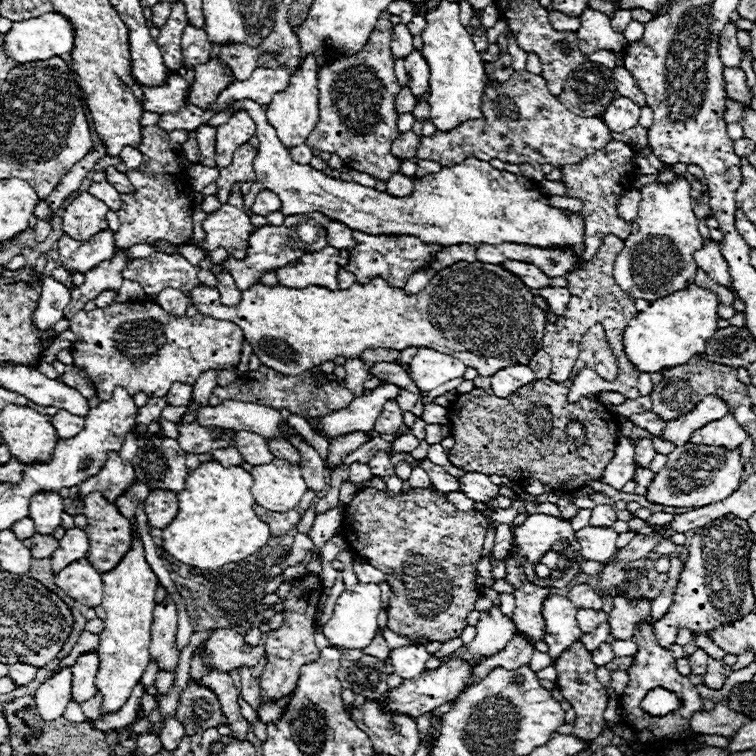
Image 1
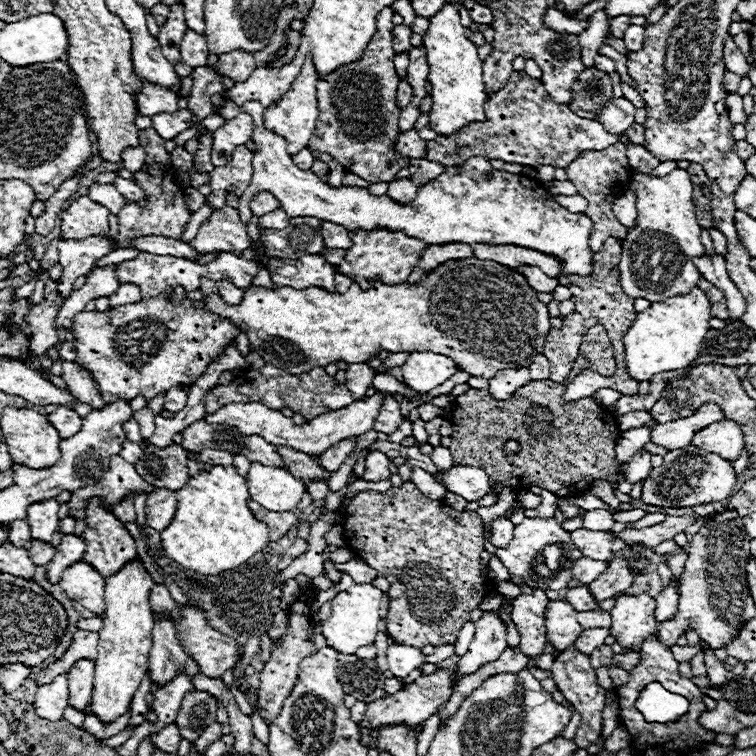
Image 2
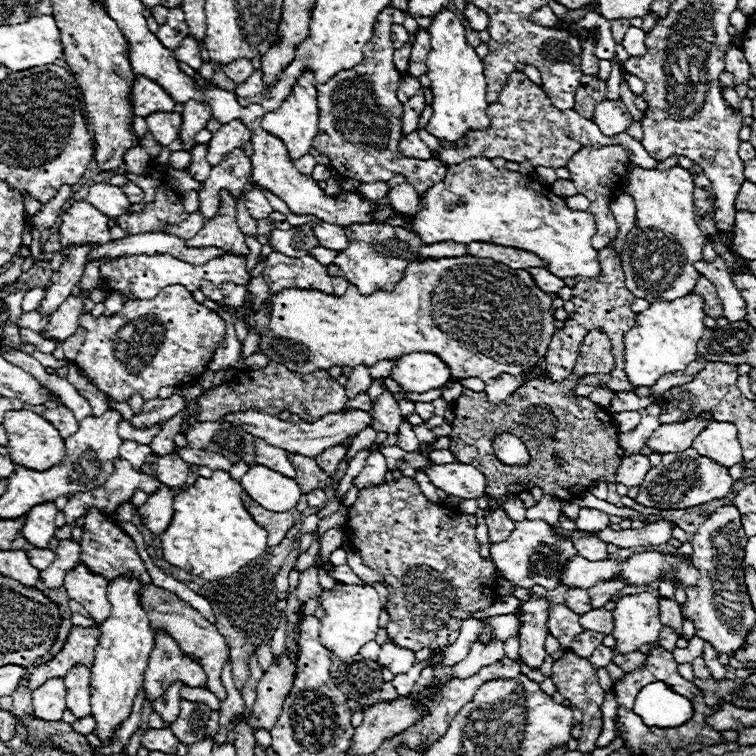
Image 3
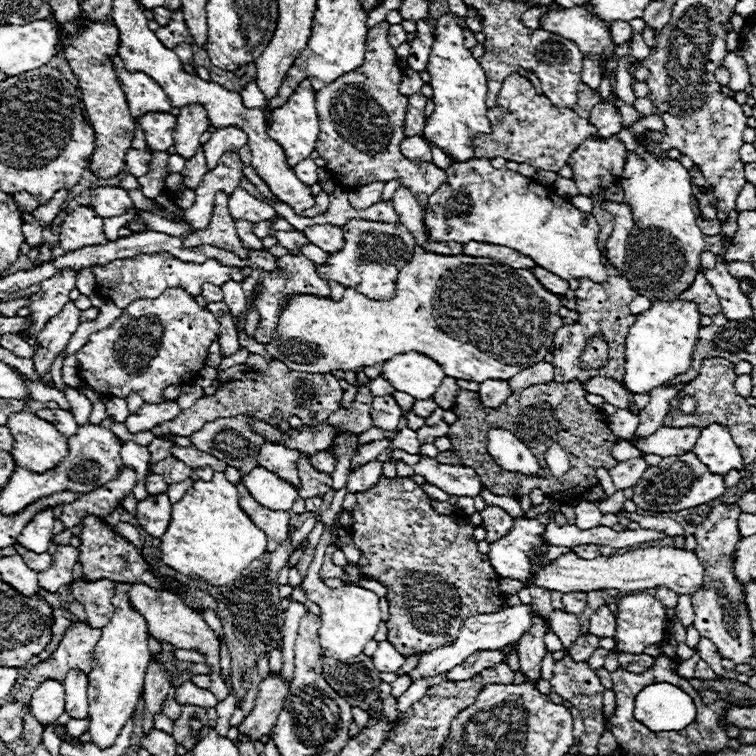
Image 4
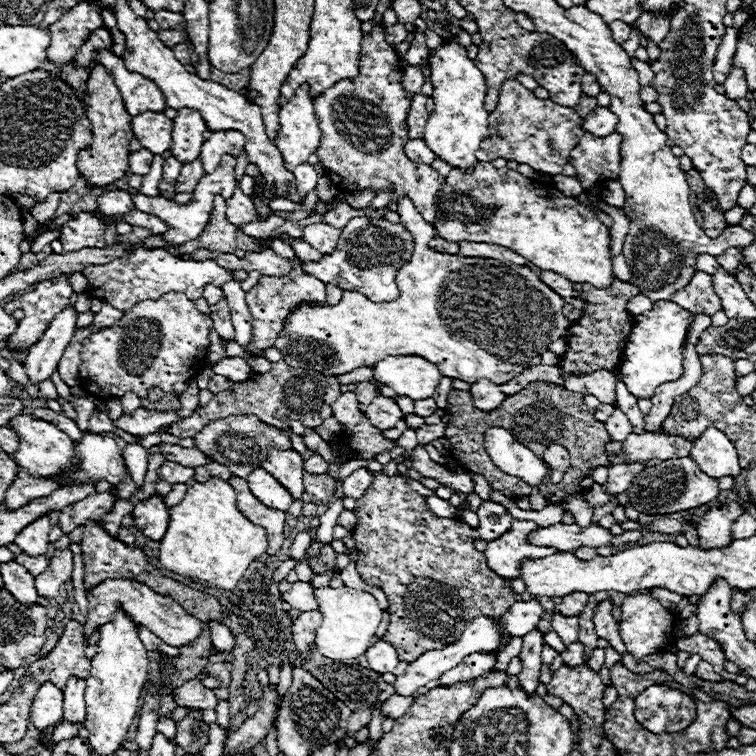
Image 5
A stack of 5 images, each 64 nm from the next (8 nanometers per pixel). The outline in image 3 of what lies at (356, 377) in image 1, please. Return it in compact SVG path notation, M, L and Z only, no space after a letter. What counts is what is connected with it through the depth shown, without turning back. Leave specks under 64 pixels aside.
M364 366L352 368L352 374L350 374L348 384L346 384L346 394L348 394L348 398L356 398L358 394L366 392L372 382L374 382L374 378L368 374L368 368L364 368Z

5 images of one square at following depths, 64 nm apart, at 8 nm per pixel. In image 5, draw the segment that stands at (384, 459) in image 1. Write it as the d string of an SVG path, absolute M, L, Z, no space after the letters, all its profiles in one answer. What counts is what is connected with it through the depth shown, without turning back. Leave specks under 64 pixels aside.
M358 468L342 482L342 492L344 496L358 500L368 490L370 484L372 484L372 472L368 472L366 468Z

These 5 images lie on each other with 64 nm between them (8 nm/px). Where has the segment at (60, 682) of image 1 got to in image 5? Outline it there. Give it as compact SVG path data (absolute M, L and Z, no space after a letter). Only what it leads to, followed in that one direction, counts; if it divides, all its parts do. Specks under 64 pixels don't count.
M46 682L44 686L40 686L40 690L32 702L28 720L38 730L58 724L62 720L62 690L56 688L52 682Z

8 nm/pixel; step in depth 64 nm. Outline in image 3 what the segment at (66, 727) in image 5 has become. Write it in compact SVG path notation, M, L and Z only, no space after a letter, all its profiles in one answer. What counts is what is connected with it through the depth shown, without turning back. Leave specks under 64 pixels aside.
M88 716L88 718L82 718L82 720L72 722L72 728L74 728L78 734L90 734L90 732L94 732L96 722L94 722L92 716Z

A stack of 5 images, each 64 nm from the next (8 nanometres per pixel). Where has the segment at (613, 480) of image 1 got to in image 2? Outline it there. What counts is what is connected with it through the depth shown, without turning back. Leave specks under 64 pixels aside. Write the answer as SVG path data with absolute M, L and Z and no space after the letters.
M648 426L620 432L618 442L616 442L616 458L618 458L620 466L622 466L628 458L632 458L636 452L640 452L646 442L650 442L650 428L648 428Z

